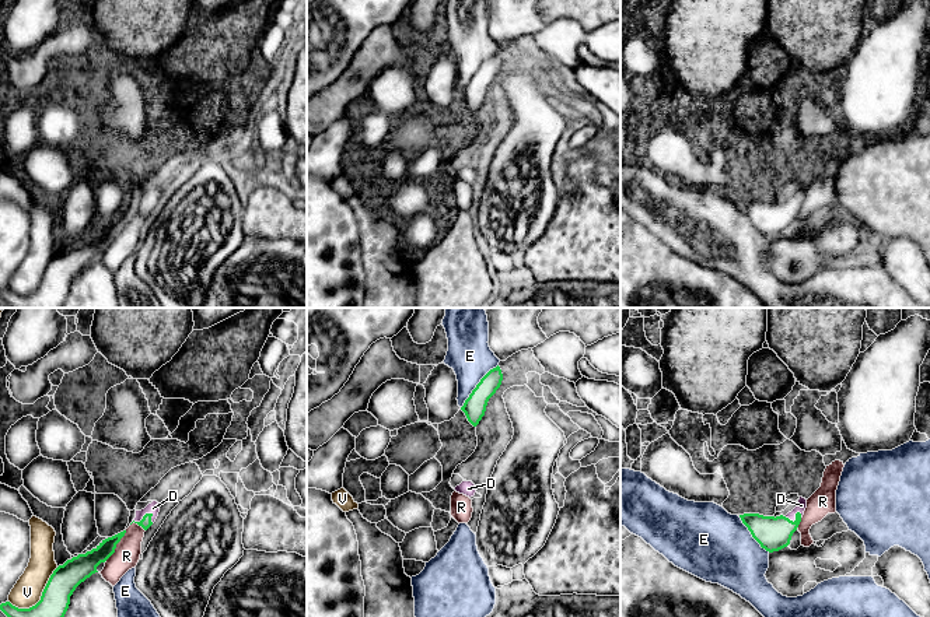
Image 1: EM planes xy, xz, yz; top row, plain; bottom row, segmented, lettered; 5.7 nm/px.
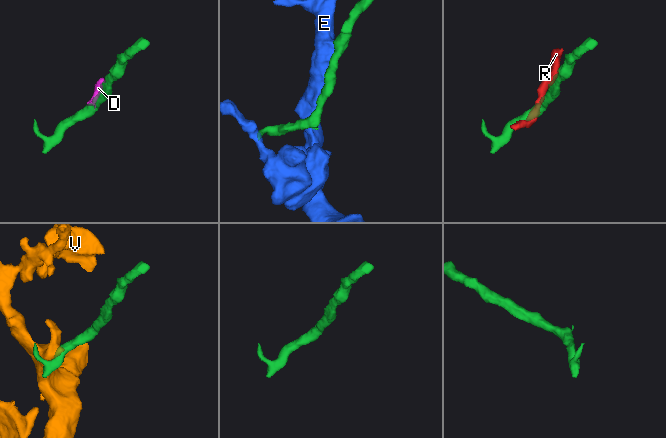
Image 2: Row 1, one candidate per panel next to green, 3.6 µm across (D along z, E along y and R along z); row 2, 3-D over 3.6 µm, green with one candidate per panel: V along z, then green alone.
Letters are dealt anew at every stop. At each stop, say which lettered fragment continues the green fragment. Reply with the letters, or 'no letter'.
D

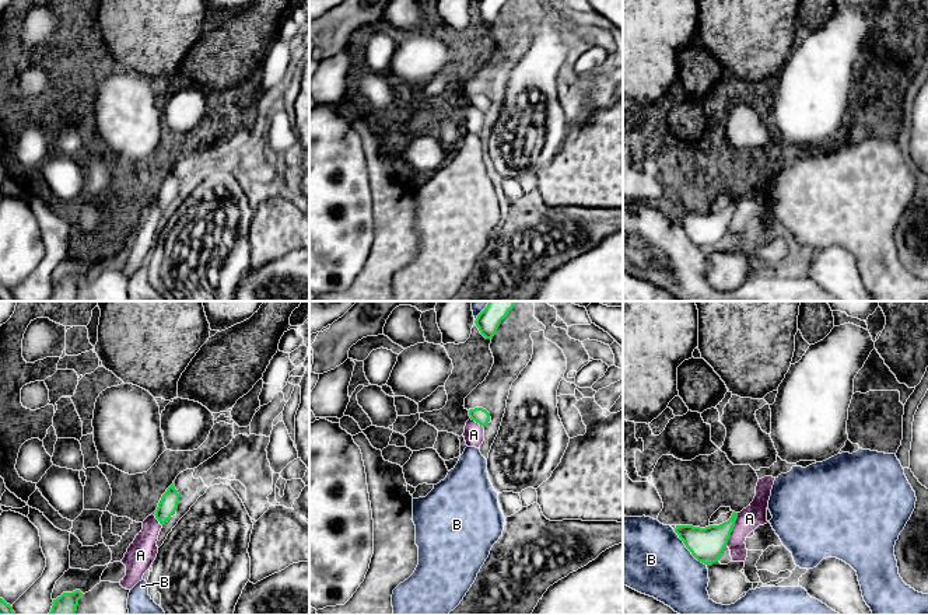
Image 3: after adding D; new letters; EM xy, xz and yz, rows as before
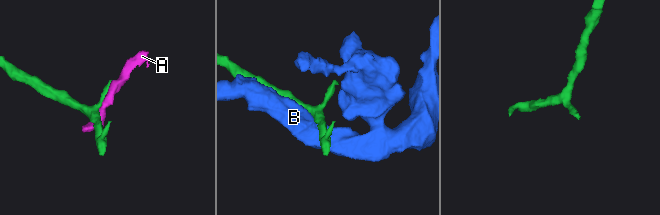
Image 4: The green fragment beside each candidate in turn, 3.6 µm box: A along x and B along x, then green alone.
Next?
no letter

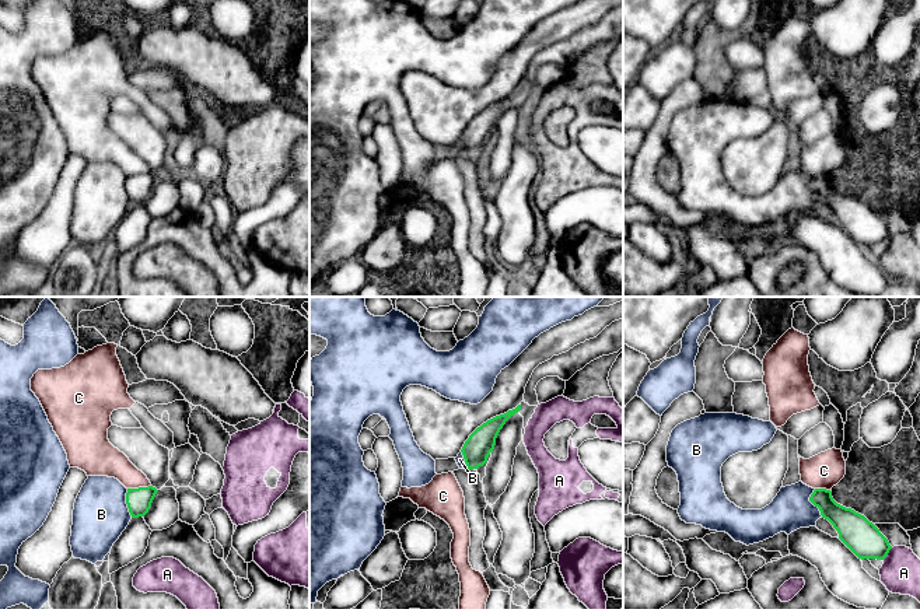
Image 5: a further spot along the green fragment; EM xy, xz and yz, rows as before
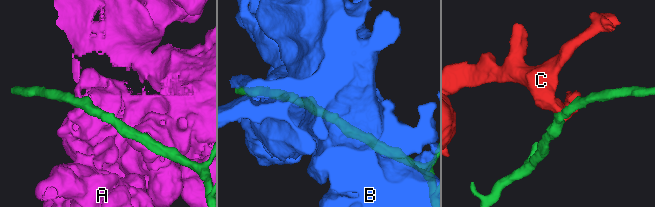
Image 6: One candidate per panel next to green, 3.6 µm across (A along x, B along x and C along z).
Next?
no letter

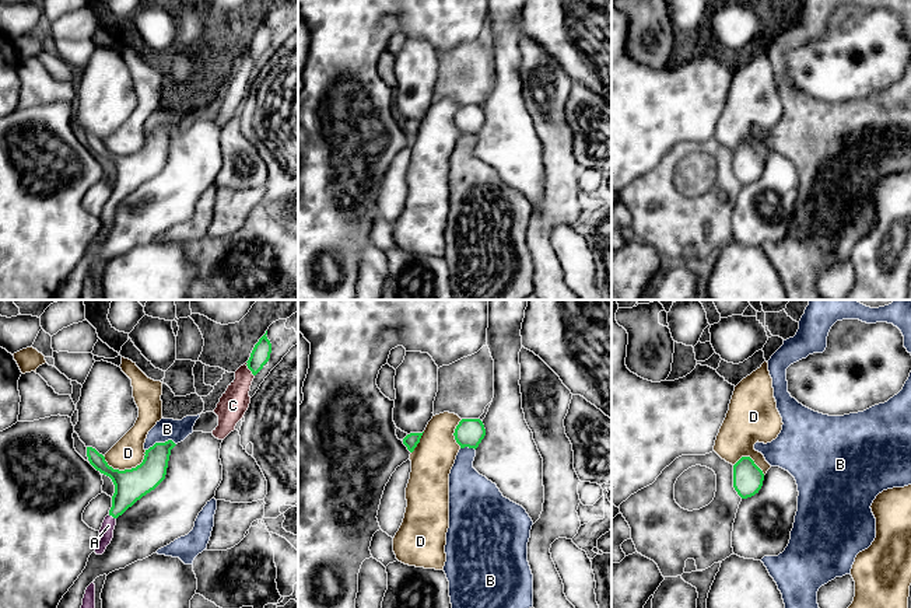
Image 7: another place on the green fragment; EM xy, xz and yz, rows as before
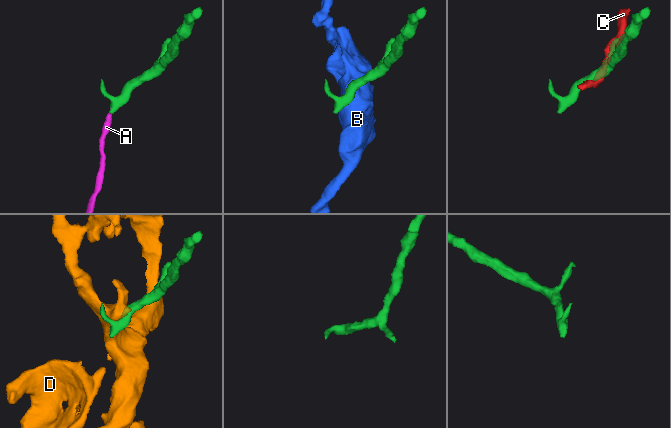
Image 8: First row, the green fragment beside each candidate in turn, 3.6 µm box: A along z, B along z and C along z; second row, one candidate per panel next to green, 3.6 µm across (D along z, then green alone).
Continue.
A

